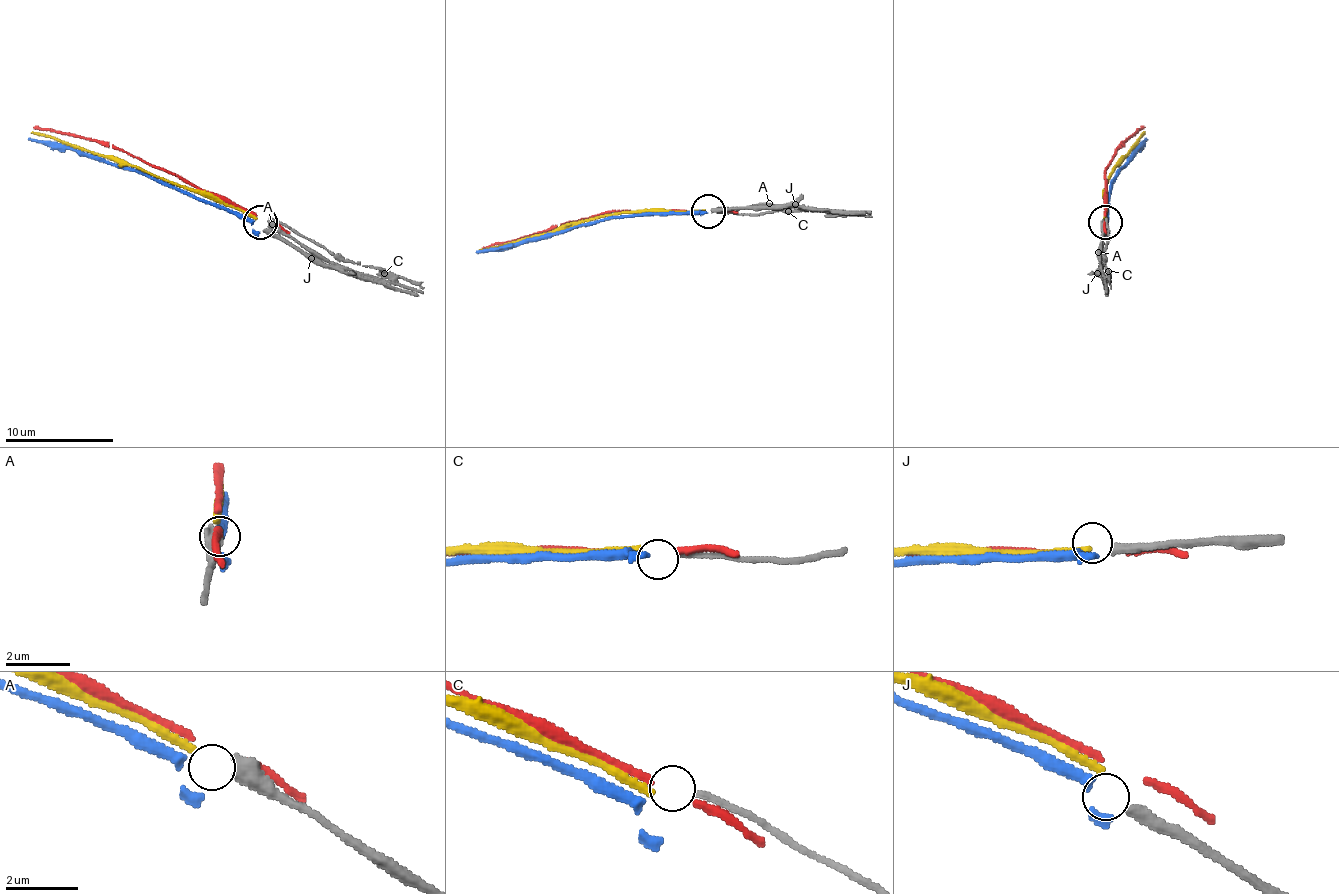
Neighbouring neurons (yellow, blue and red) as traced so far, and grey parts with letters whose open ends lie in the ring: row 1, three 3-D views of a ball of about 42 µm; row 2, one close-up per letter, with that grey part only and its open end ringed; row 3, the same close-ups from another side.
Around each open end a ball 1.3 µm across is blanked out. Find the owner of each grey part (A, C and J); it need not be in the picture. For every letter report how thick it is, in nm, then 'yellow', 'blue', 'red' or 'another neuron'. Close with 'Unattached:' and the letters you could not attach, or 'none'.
A: calibre 480 nm; yellow
C: calibre 160 nm; another neuron
J: calibre 320 nm; blue
Unattached: C

